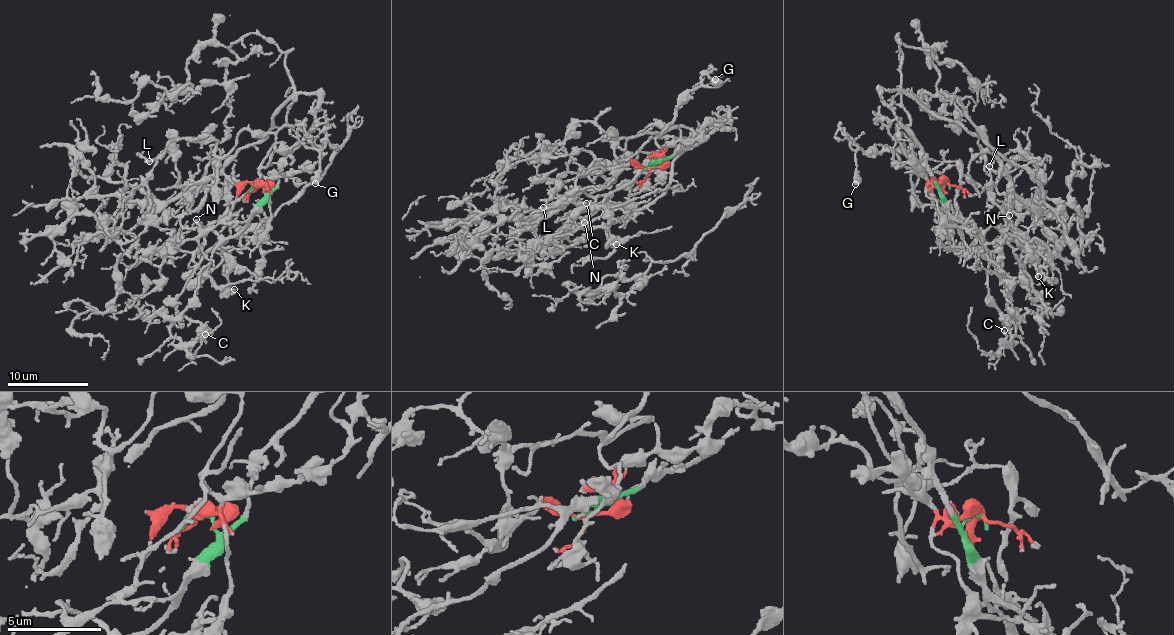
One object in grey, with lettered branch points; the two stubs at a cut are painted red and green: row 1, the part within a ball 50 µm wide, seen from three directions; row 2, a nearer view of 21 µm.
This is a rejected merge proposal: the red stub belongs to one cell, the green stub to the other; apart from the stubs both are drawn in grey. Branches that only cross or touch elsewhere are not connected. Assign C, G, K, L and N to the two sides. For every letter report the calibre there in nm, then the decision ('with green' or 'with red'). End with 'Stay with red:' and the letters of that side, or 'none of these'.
C: 120 nm | with green
G: 600 nm | with red
K: 140 nm | with green
L: 100 nm | with green
N: 150 nm | with green
Stay with red: G

